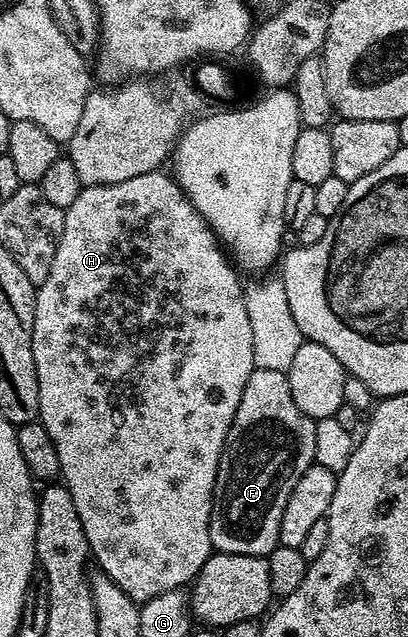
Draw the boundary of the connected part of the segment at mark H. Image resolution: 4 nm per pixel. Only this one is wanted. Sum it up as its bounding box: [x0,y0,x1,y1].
[31,170,255,604]

